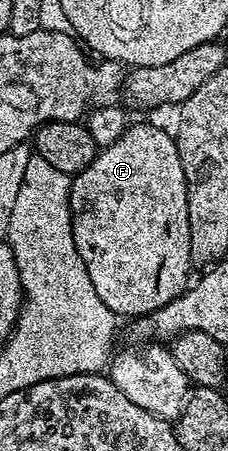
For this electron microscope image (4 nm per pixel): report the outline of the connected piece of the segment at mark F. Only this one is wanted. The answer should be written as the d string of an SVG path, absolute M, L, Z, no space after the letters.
M131 124L128 125L127 130L121 136L121 140L113 140L113 144L102 147L92 163L72 177L71 231L73 232L77 252L89 268L89 280L93 280L93 288L97 288L97 296L101 296L105 308L109 308L117 316L123 316L123 314L135 314L134 316L152 314L157 308L165 308L165 304L169 304L174 298L181 296L189 285L193 267L191 264L191 241L189 240L187 185L185 184L185 172L181 168L181 156L177 152L174 137L168 131L166 134L159 126L135 126L135 124Z

